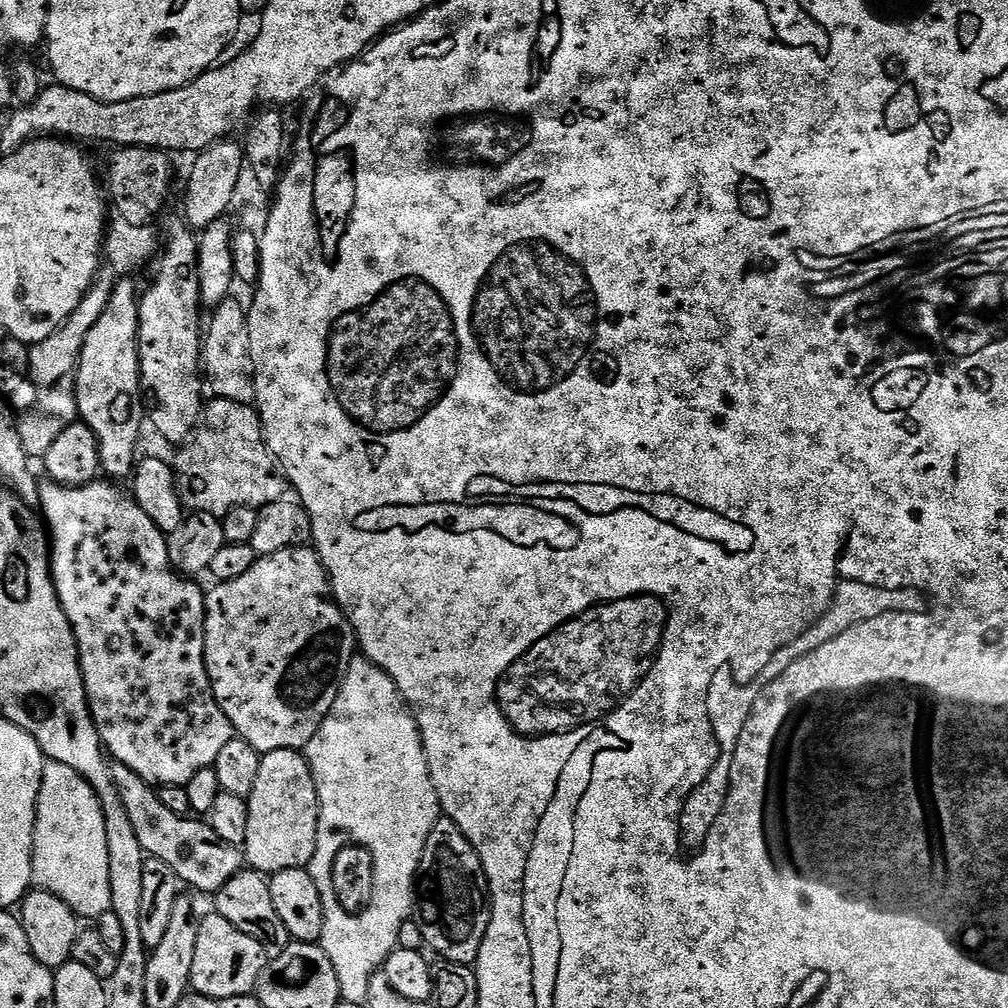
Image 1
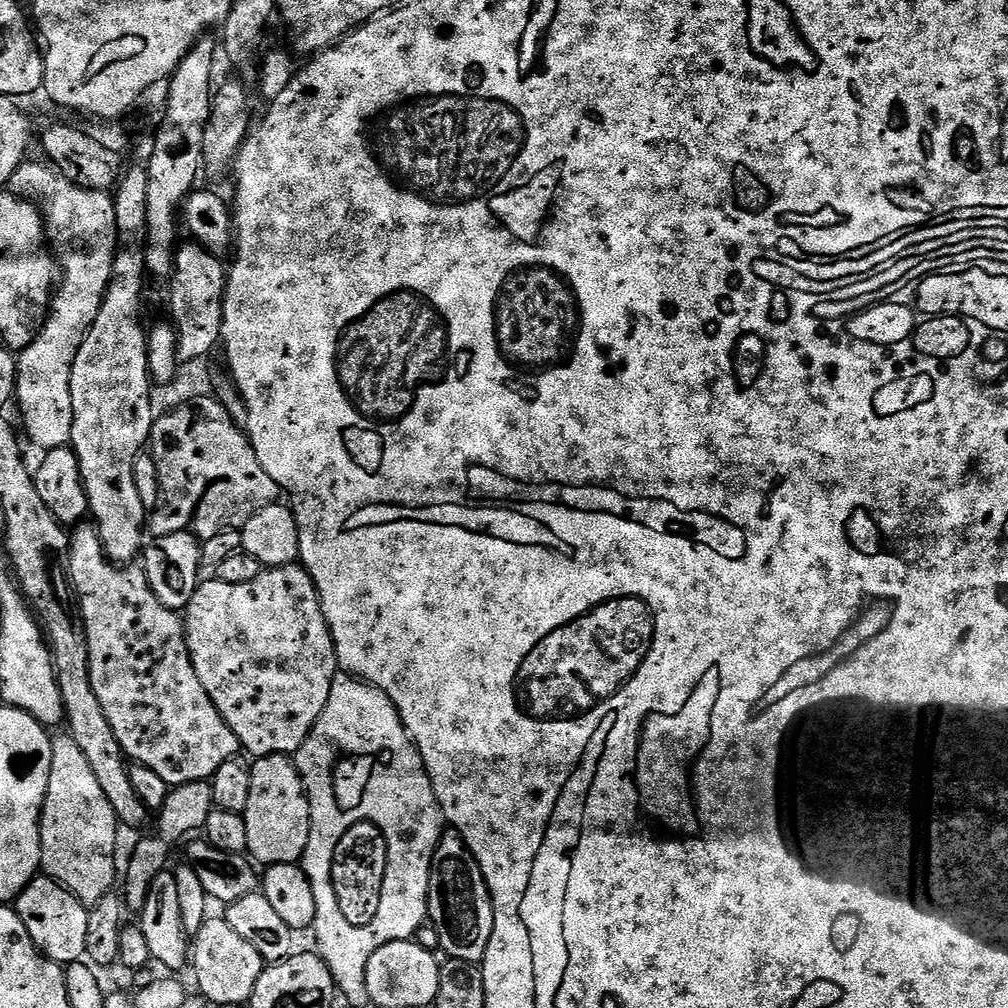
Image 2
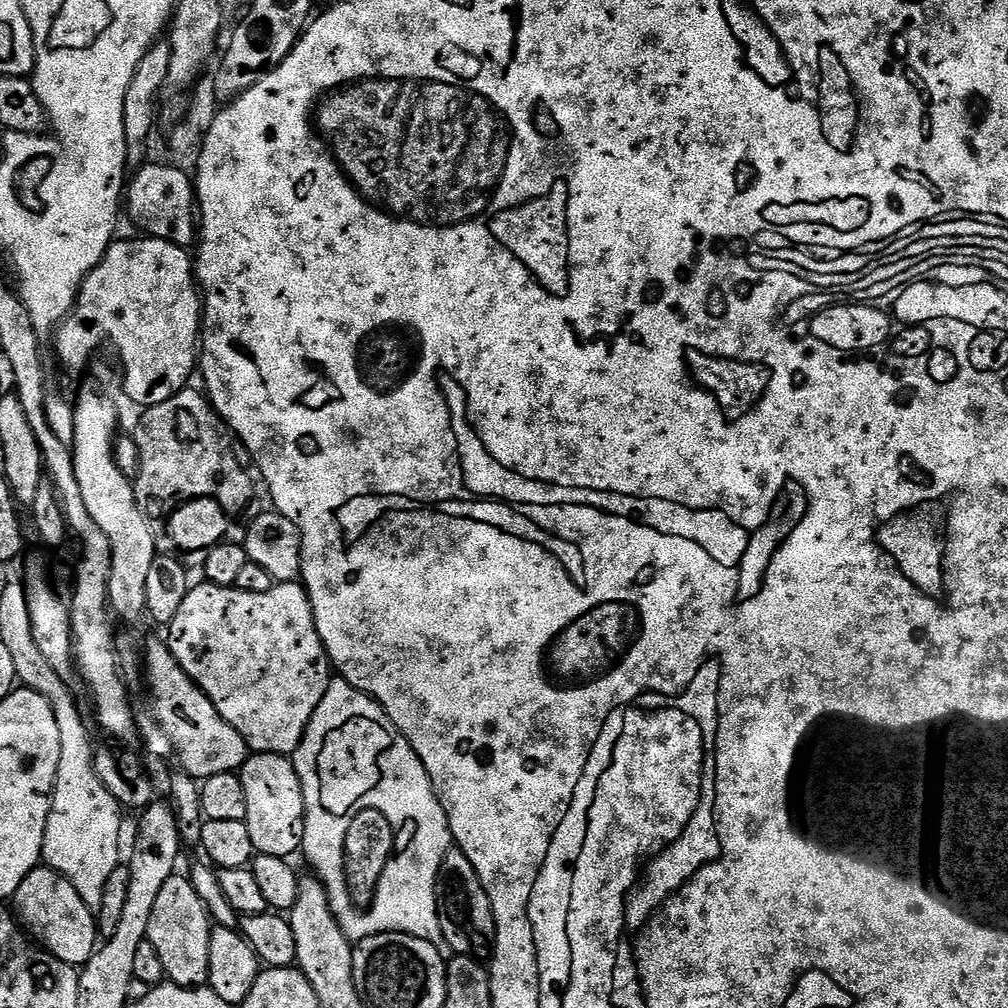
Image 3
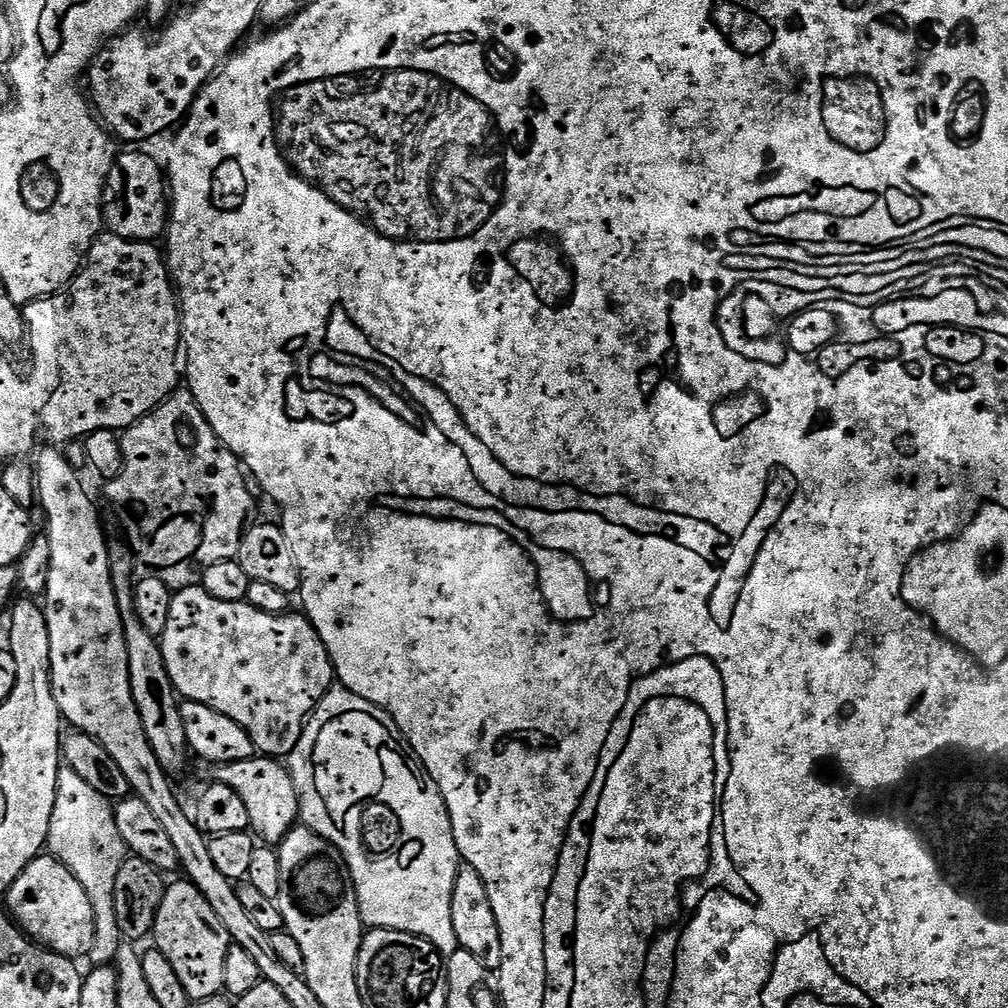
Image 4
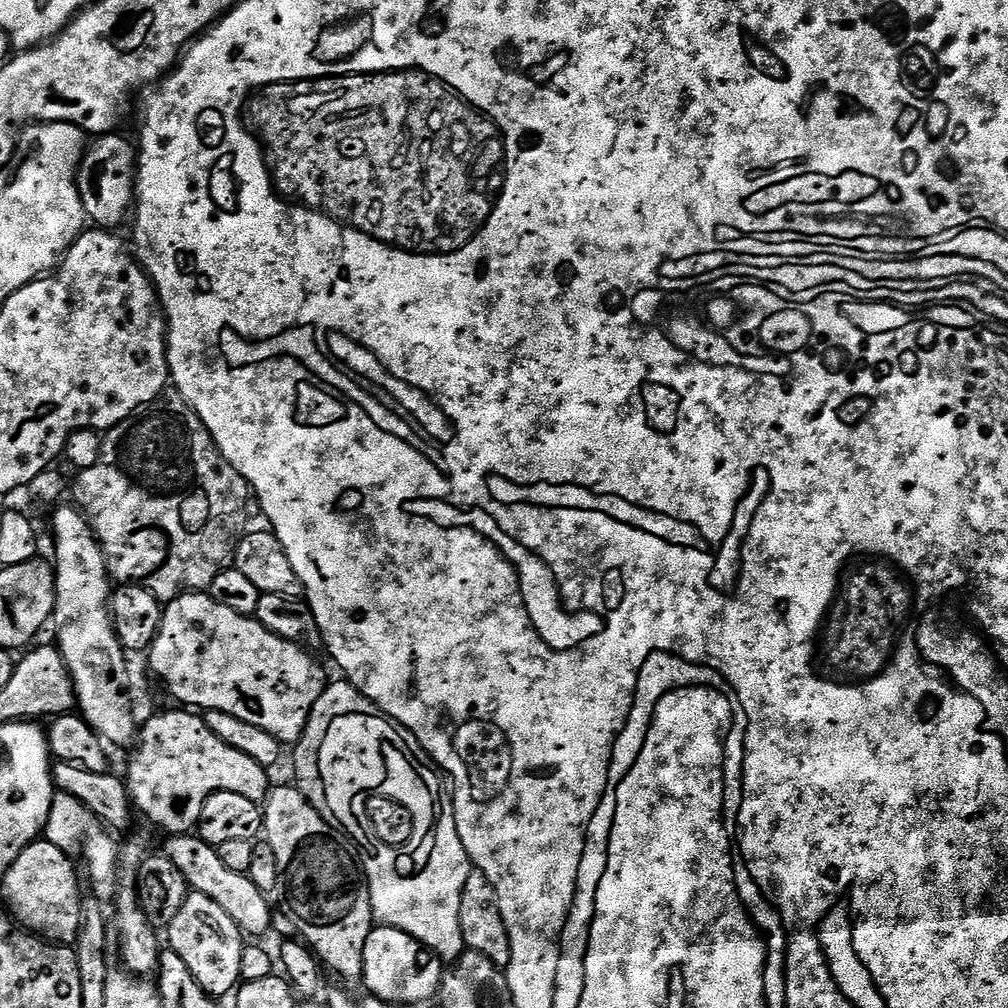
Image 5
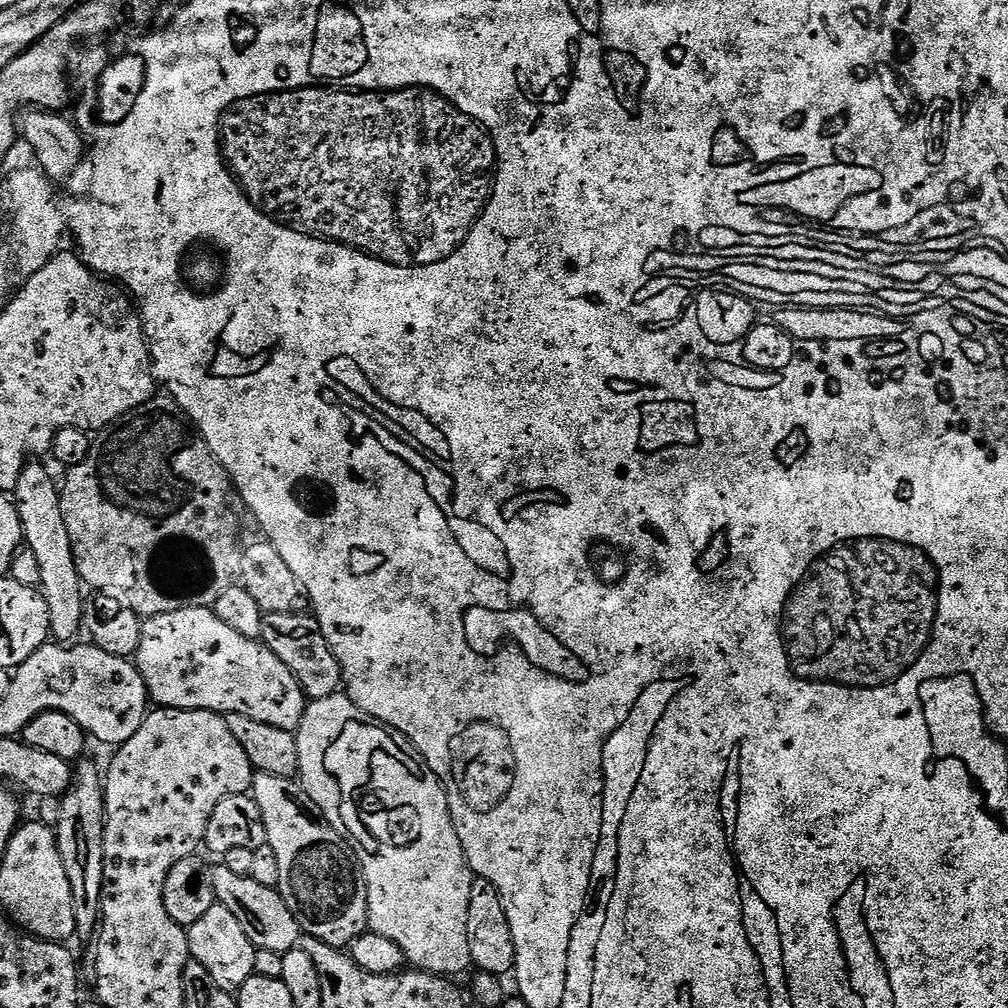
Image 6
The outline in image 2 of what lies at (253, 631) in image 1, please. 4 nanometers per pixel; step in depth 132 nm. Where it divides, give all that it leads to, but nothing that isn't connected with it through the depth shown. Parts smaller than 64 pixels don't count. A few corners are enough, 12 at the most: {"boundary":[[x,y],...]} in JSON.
{"boundary":[[299,563],[196,587],[198,682],[252,758],[296,753],[338,674]]}

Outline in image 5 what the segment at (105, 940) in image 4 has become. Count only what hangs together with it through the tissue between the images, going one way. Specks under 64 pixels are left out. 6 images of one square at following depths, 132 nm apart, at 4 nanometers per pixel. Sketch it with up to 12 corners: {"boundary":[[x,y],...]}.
{"boundary":[[53,795],[43,839],[81,852],[91,895],[111,901],[118,844],[82,802]]}

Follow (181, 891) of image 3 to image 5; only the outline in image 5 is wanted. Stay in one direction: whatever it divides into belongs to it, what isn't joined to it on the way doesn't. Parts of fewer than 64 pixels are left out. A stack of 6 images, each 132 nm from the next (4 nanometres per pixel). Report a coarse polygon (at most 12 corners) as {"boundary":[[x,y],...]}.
{"boundary":[[189,891],[167,947],[221,998],[241,983],[242,931]]}

